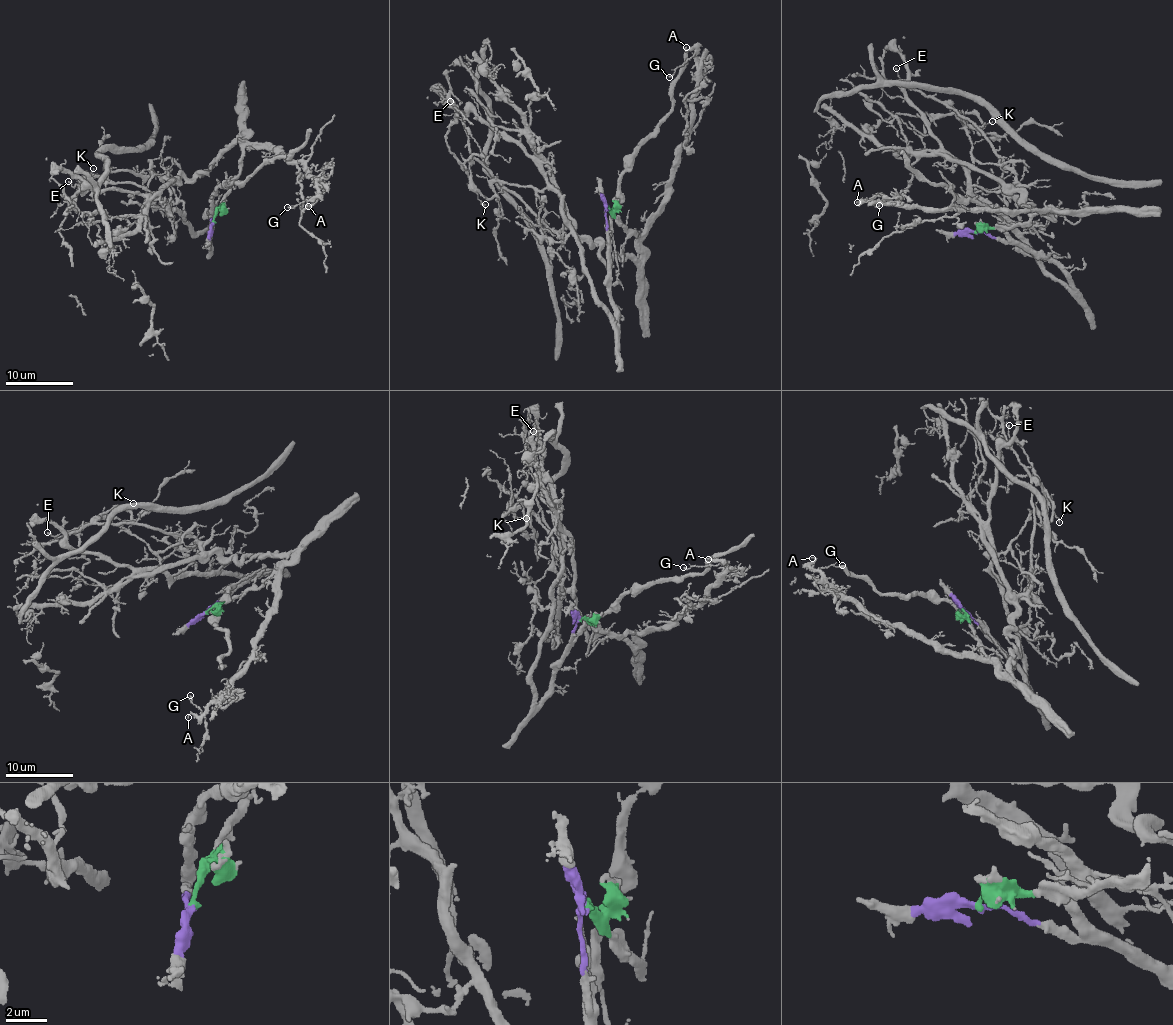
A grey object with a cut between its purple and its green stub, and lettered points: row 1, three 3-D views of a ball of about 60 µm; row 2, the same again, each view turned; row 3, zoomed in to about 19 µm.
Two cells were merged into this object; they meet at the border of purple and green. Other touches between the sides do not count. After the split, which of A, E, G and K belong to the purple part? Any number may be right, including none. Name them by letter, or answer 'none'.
none

